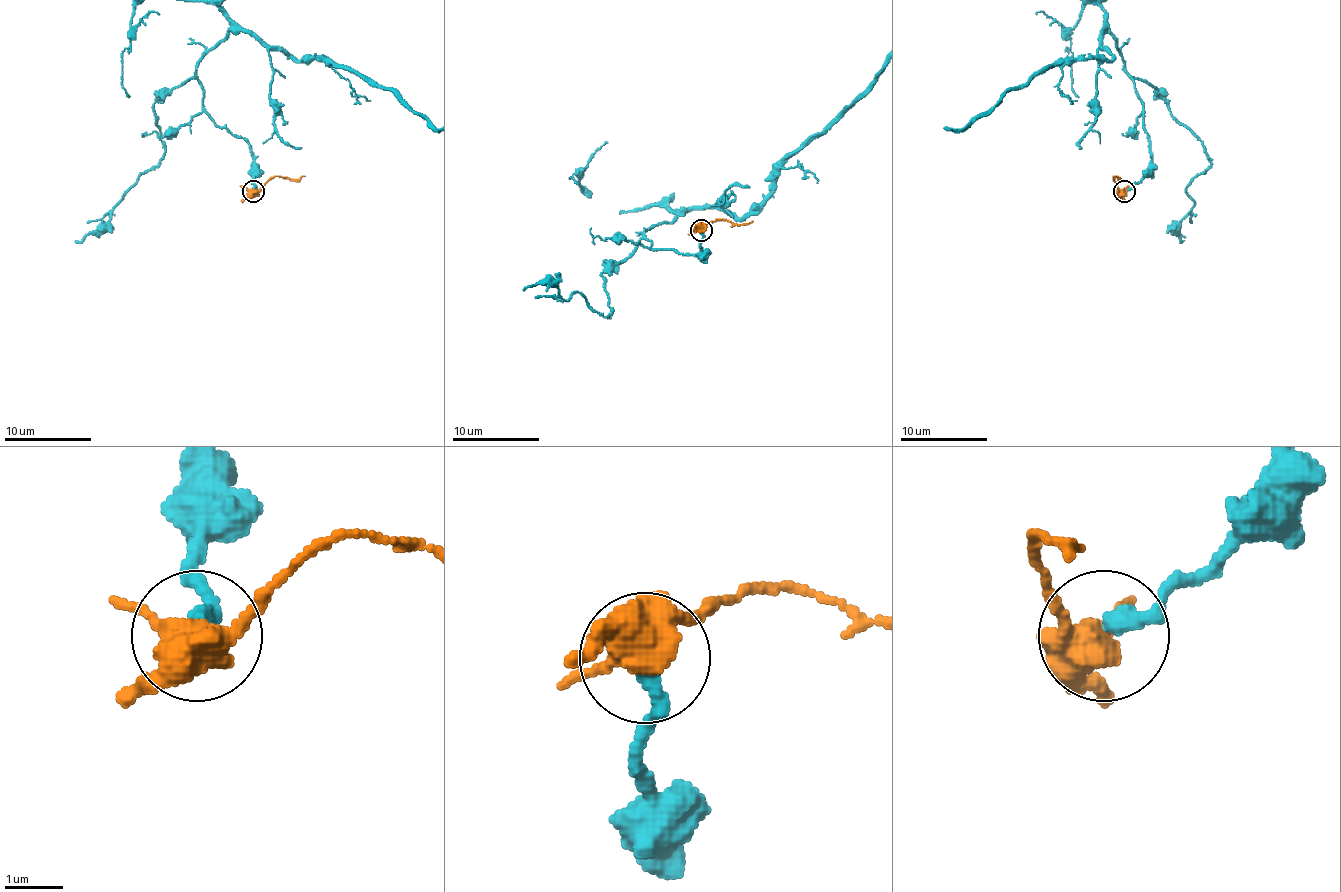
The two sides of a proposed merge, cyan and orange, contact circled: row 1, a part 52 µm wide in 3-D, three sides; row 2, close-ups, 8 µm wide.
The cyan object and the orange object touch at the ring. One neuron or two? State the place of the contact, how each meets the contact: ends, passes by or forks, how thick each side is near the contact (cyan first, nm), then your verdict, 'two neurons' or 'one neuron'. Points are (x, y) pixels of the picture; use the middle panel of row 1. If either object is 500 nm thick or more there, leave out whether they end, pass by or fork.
at (701, 230); cyan ends there; orange forks there; 300 nm thick on the cyan side, 440 nm on the other; one neuron

